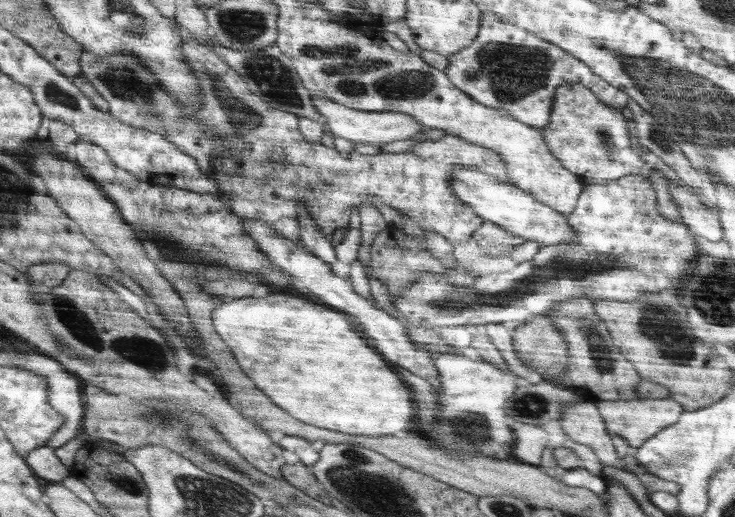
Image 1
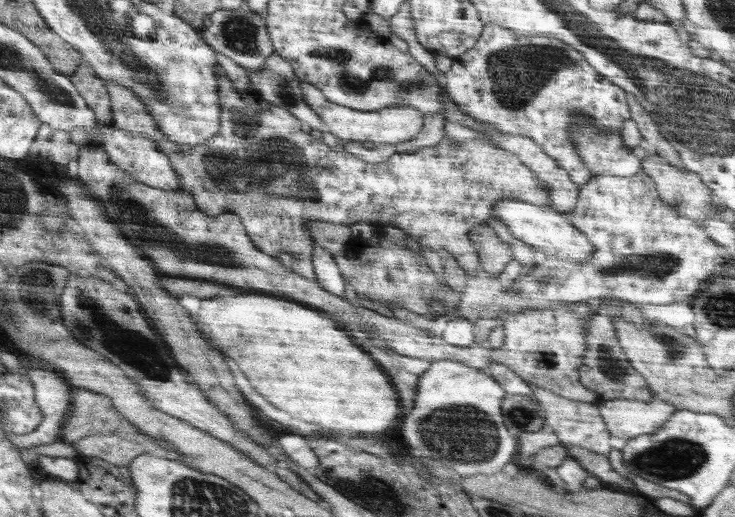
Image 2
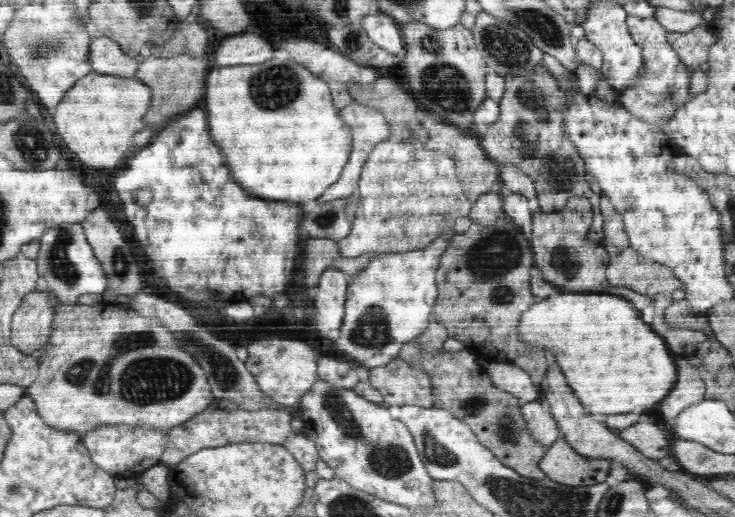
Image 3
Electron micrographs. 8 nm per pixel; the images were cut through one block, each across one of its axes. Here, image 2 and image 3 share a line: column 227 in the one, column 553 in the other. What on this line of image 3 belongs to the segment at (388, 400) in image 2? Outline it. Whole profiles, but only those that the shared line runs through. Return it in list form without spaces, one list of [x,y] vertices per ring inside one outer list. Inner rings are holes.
[[[576,292],[541,299],[523,314],[518,330],[523,343],[542,345],[556,356],[570,388],[590,410],[590,417],[600,423],[610,414],[660,402],[677,381],[677,364],[665,338],[654,332],[651,324],[642,322],[640,312],[628,299]]]

